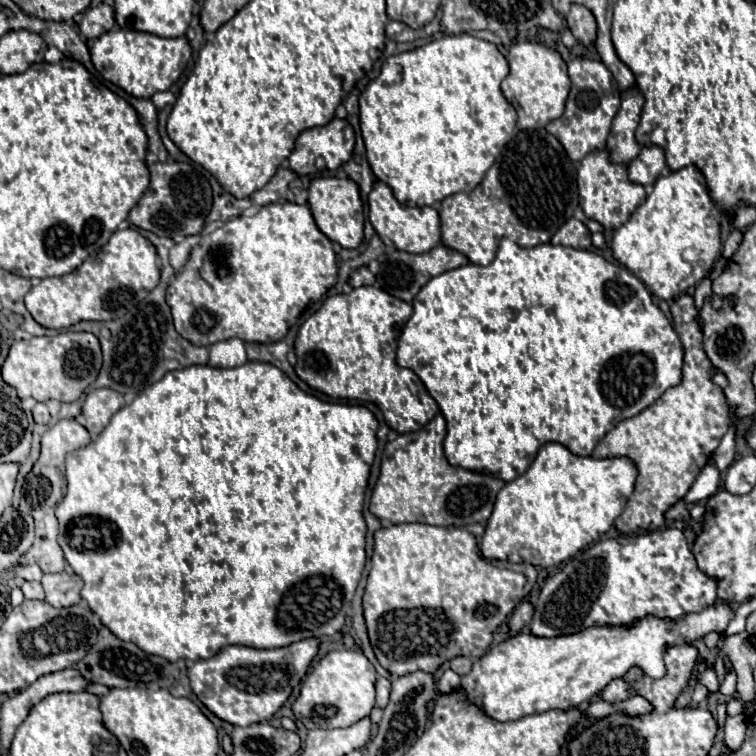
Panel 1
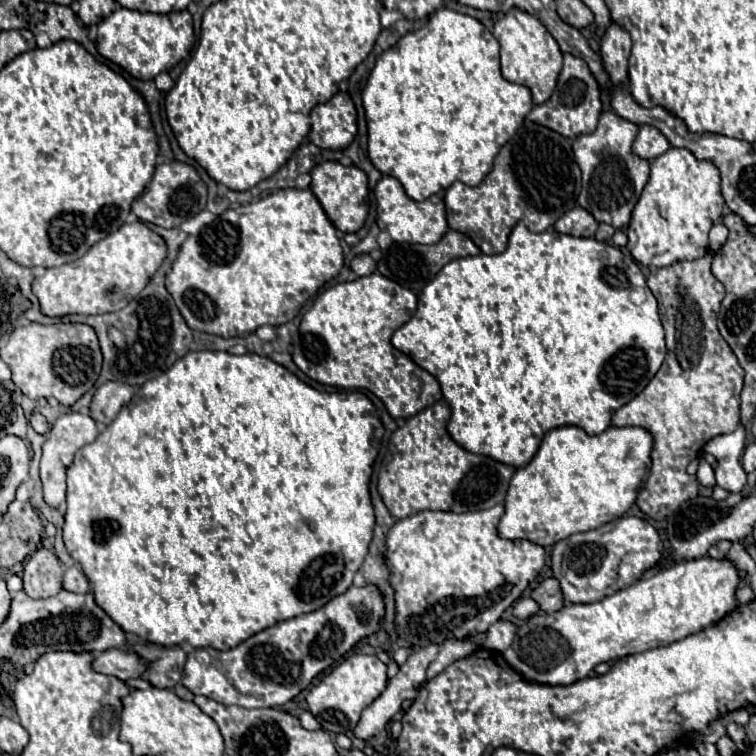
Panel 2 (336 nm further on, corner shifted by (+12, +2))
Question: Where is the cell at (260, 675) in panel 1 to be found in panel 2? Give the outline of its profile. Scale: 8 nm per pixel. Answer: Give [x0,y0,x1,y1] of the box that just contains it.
[181,586,384,708]

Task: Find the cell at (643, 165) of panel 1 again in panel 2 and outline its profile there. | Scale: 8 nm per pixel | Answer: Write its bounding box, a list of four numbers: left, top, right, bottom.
[632,126,670,160]

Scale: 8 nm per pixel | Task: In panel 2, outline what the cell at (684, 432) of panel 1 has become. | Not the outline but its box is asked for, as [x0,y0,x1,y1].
[612,252,744,520]

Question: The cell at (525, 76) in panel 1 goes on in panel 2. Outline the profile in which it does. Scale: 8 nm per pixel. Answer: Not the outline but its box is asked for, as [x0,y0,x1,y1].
[492,8,562,104]

